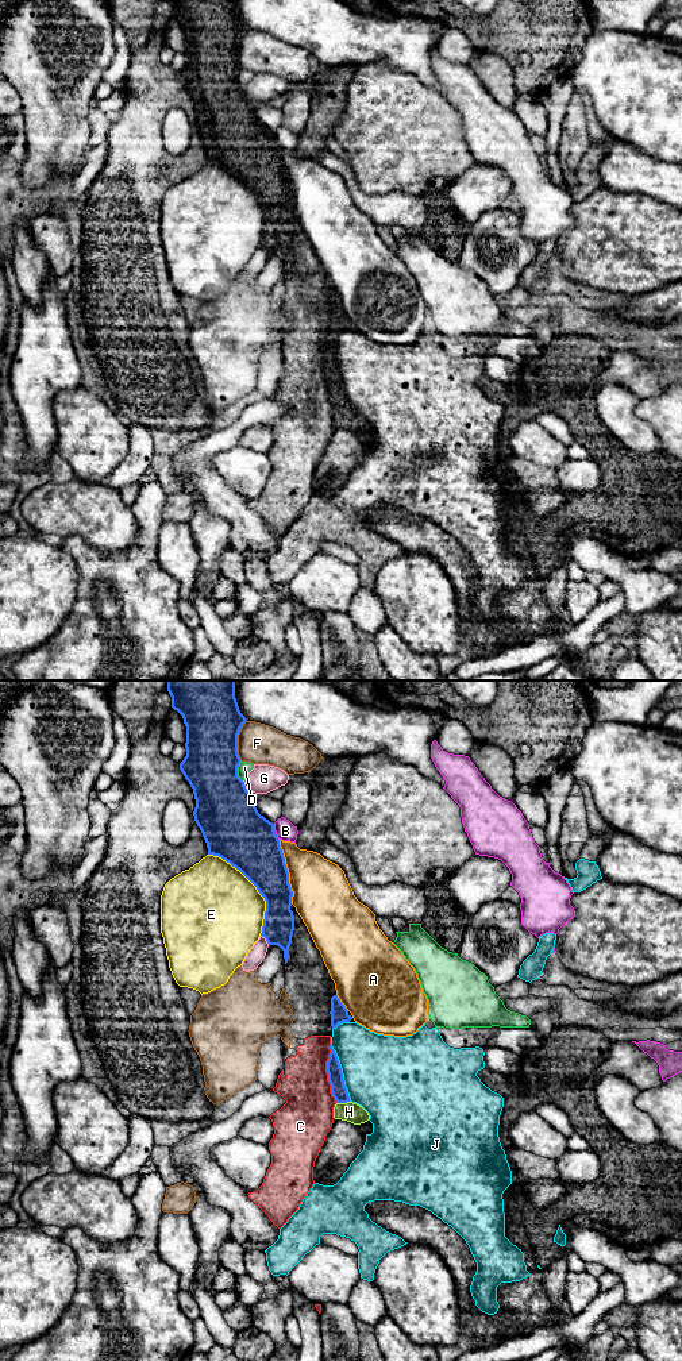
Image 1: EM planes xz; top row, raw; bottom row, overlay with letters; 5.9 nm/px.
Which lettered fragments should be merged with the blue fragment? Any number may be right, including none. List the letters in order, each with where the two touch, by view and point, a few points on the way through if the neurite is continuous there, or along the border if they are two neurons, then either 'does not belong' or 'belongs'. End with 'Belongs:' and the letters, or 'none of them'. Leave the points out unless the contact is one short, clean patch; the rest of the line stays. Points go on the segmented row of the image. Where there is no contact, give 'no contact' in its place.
A: contact xz (288, 872); does not belong
B: contact xz (274, 832); border xz (273, 824), (278, 840); does not belong
C: contact xz (327, 1072); does not belong
D: contact xz (237, 771); does not belong
E: contact xz (255, 886); does not belong
F: contact xz (237, 740); does not belong
G: contact xz (245, 787); does not belong
H: contact xz (342, 1102); way xz (335, 1076), (342, 1102), (349, 1111); belongs
J: contact xz (342, 1074); does not belong
Belongs: H

